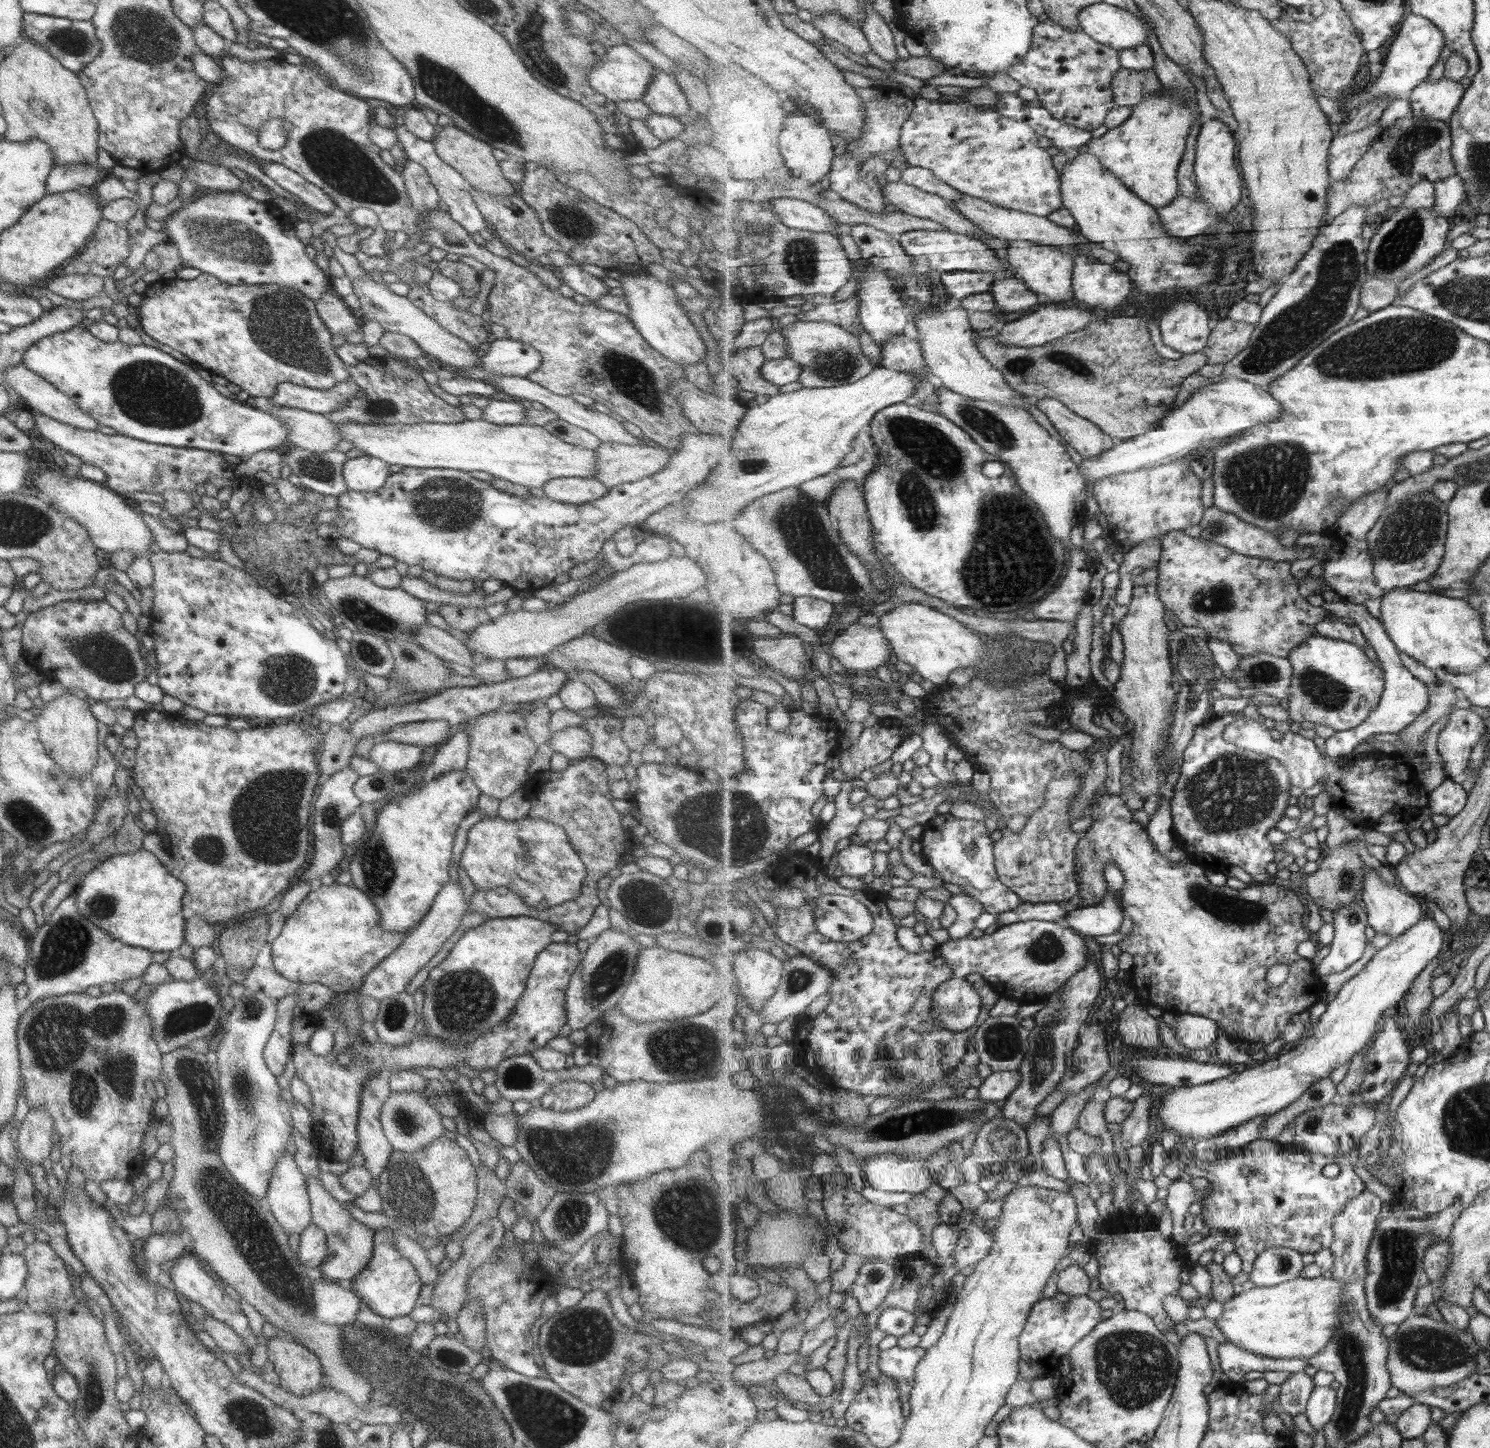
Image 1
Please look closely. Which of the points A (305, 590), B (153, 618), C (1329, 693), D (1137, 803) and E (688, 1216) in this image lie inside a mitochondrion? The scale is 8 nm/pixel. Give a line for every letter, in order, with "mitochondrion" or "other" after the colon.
A: other
B: other
C: mitochondrion
D: other
E: mitochondrion

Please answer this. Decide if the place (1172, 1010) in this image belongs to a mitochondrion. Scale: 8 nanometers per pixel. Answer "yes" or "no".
no

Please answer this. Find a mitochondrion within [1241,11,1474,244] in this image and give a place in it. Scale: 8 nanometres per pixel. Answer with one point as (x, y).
(1407, 145)

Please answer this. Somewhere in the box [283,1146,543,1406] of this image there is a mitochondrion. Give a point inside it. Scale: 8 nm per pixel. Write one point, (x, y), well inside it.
(410, 1189)

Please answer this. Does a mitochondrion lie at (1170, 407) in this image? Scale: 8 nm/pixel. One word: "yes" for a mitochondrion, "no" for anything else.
no

